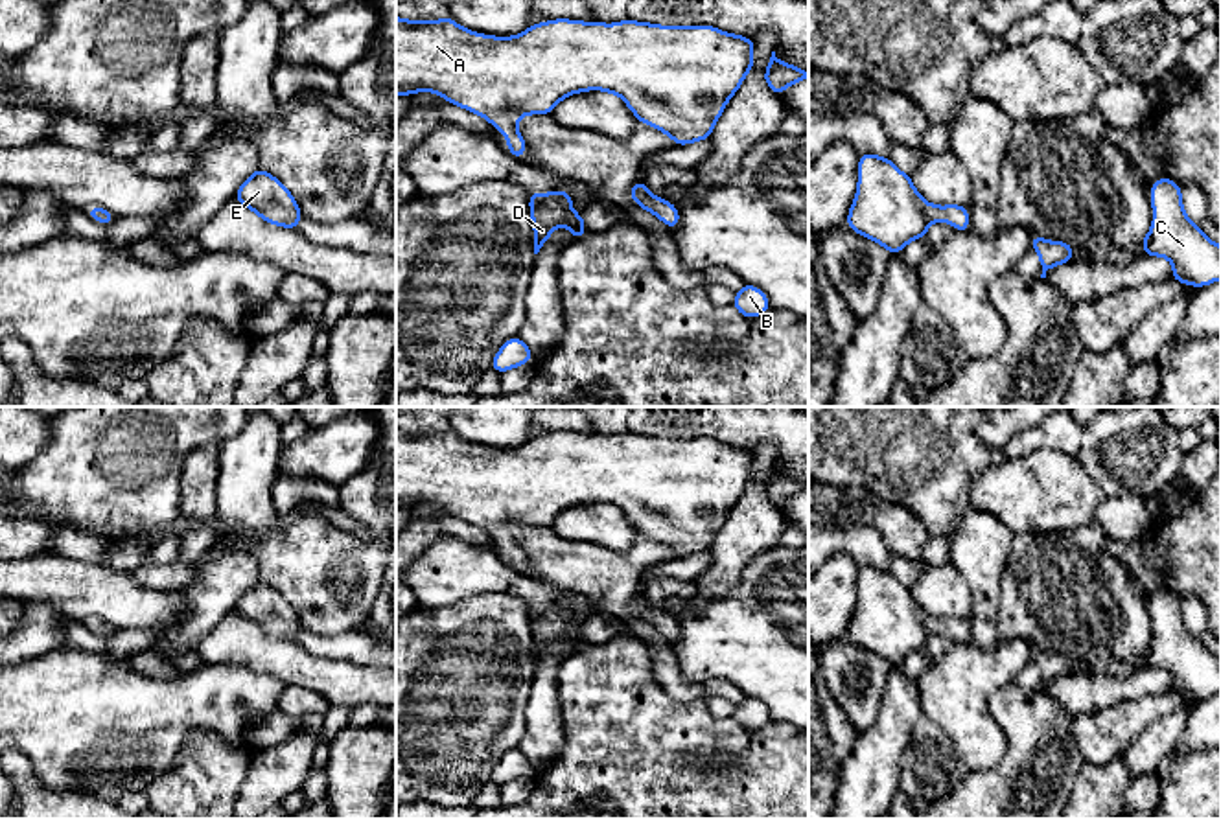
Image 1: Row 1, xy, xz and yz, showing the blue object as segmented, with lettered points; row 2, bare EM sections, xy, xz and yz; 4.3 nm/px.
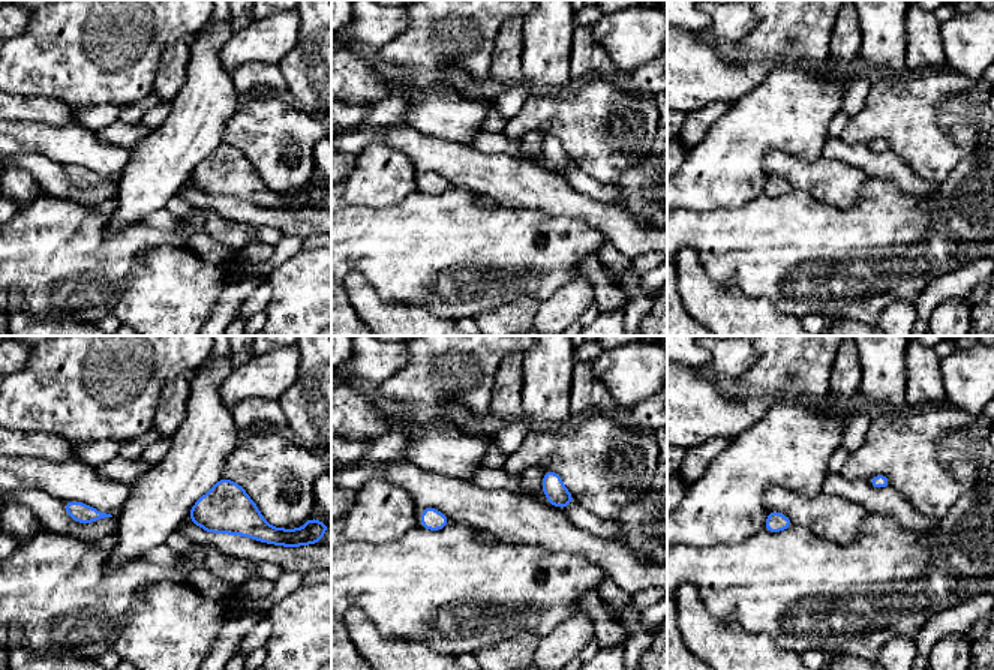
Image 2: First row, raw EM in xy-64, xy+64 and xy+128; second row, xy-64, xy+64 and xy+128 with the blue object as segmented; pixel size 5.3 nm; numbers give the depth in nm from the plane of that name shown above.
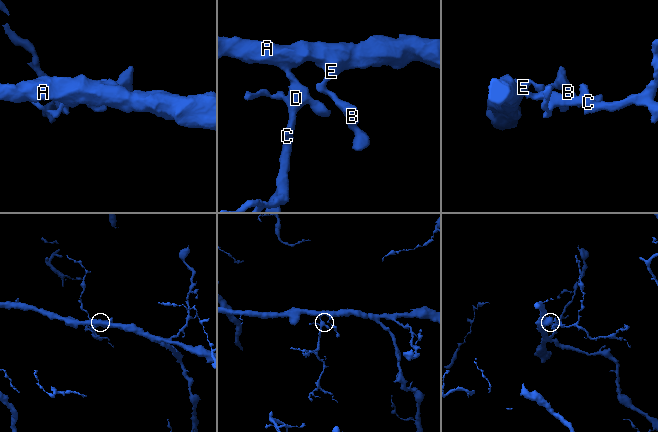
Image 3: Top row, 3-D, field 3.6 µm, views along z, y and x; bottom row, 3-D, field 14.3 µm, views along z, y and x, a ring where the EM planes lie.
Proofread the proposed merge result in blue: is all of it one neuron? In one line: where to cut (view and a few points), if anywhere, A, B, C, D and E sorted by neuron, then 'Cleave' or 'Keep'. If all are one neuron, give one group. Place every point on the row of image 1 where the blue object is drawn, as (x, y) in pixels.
No split. Groups: A B C D E. Keep

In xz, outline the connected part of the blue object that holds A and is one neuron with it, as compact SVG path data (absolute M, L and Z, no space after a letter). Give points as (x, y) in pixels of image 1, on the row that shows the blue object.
M396 17L396 96L435 92L449 103L481 114L494 129L506 134L508 151L516 158L523 158L527 149L525 138L516 131L517 120L527 114L551 114L565 96L584 90L621 96L637 121L667 133L676 145L685 145L711 136L724 107L753 68L753 48L755 40L713 26L656 26L630 18L617 24L558 18L534 24L516 37L492 37L460 28L449 17L433 22Z

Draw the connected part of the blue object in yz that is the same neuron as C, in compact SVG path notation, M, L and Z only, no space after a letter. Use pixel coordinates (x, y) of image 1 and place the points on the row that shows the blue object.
M1168 177L1151 184L1153 226L1142 250L1168 258L1173 263L1171 280L1197 289L1221 280L1221 247L1186 217L1180 193L1182 186Z

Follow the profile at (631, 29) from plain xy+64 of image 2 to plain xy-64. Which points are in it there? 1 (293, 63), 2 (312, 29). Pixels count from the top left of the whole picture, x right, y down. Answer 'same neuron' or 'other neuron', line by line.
1: other neuron
2: other neuron

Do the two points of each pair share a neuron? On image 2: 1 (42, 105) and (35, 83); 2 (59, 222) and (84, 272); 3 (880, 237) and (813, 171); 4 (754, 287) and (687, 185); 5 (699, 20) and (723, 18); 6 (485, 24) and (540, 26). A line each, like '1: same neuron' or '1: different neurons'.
1: different neurons
2: same neuron
3: different neurons
4: different neurons
5: different neurons
6: different neurons

